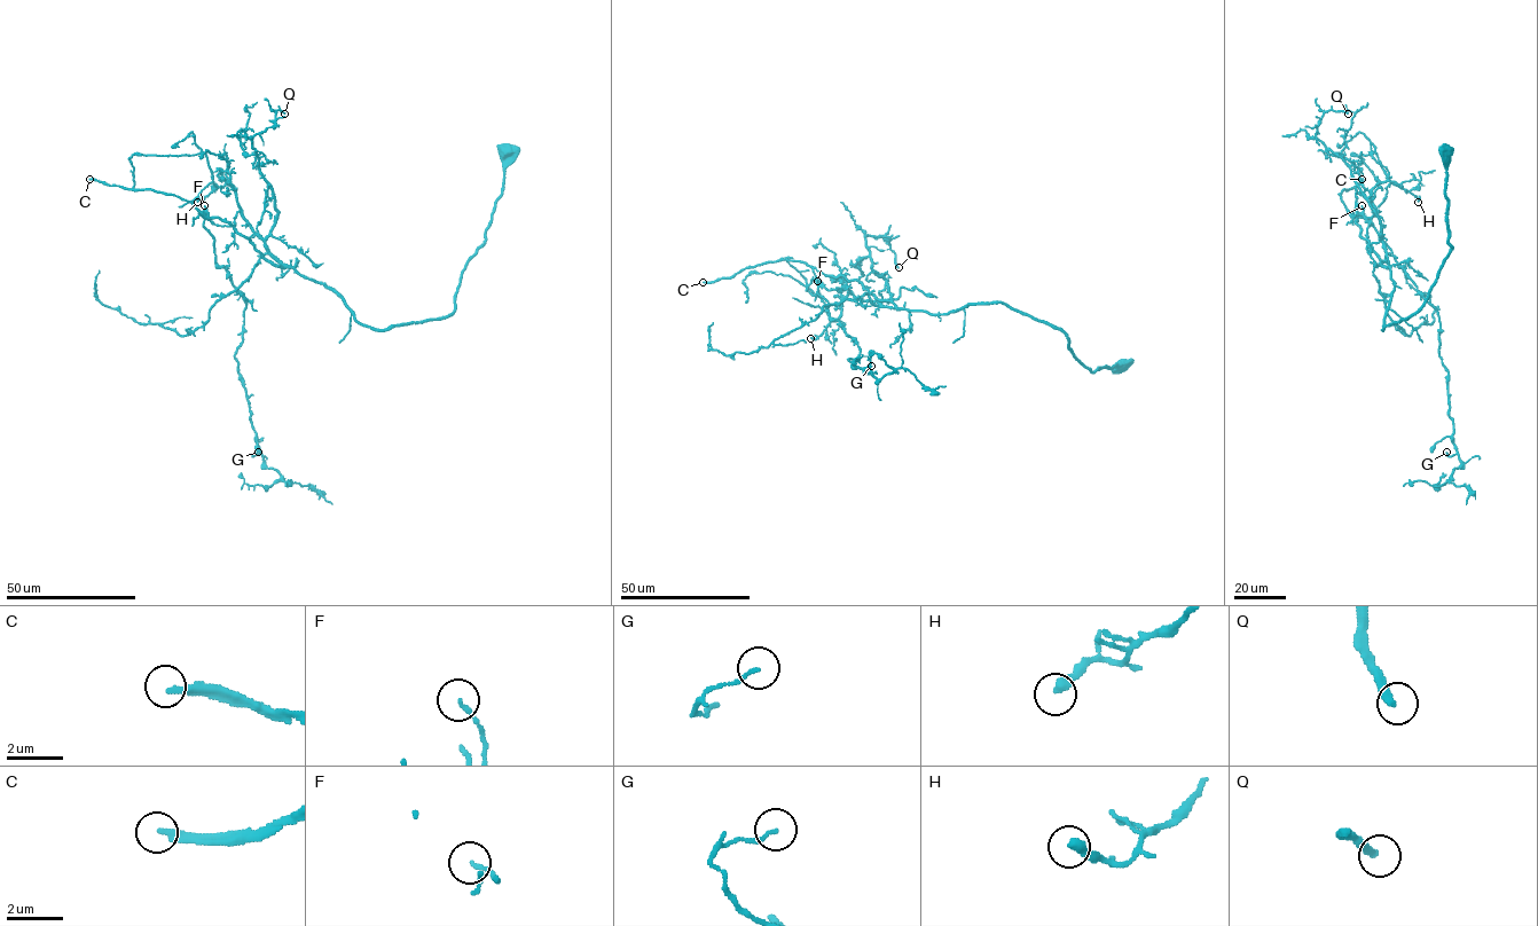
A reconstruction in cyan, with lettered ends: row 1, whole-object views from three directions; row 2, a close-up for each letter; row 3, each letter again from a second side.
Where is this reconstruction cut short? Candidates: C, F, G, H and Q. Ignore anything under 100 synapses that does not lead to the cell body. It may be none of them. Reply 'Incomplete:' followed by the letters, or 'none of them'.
Incomplete: C

